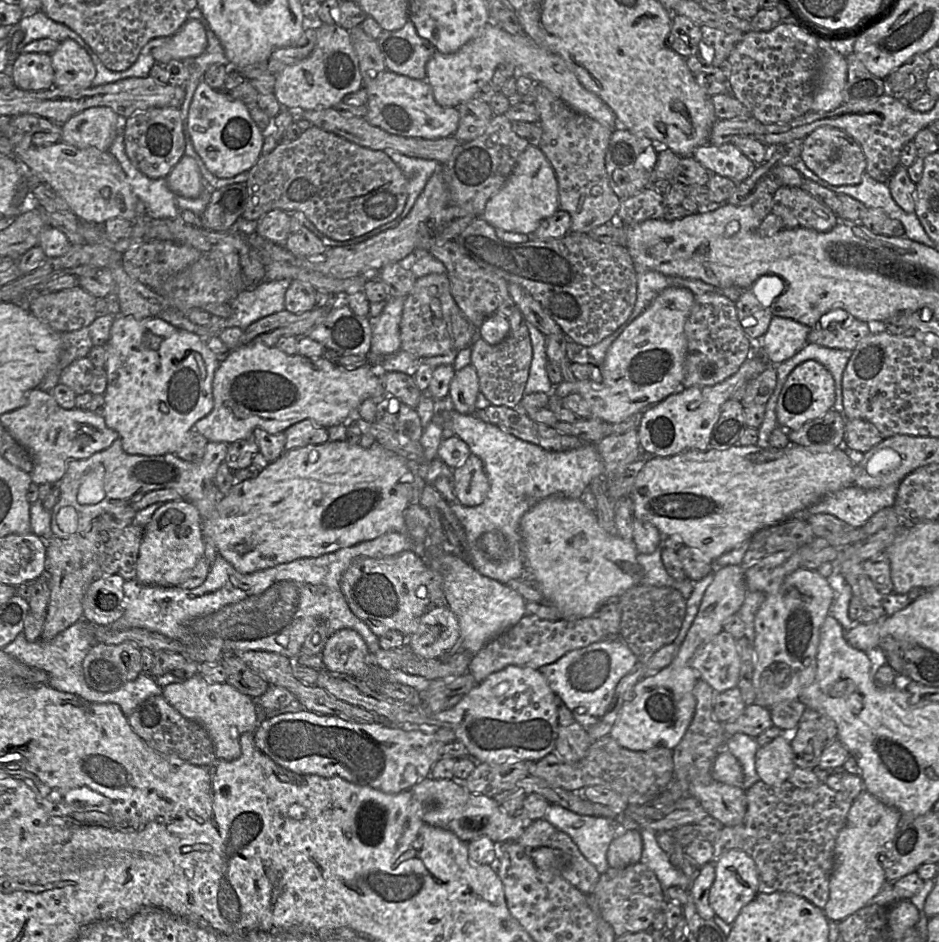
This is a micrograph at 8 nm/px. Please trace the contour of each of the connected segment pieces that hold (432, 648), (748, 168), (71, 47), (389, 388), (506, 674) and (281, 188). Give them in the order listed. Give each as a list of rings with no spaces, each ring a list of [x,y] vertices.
[[[448,607],[431,608],[420,619],[416,631],[407,637],[412,652],[424,659],[441,658],[461,648],[461,629]]]
[[[732,143],[700,146],[692,157],[710,174],[730,178],[737,184],[748,178],[756,168],[756,164]]]
[[[65,39],[51,54],[54,69],[54,86],[68,86],[76,89],[91,87],[96,75],[95,65],[76,41]]]
[[[381,372],[383,397],[394,397],[400,402],[416,409],[423,394],[417,387],[413,377],[402,372]]]
[[[509,665],[476,684],[452,708],[430,716],[427,729],[452,729],[475,762],[535,762],[554,752],[559,728],[555,696],[540,670]]]
[[[314,125],[294,141],[281,141],[269,154],[260,155],[248,170],[247,198],[241,217],[257,221],[265,213],[280,209],[300,211],[326,237],[336,241],[356,238],[378,228],[403,211],[407,179],[397,164],[381,150],[371,150]]]

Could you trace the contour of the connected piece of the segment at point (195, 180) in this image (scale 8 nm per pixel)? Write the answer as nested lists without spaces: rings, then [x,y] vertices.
[[[187,155],[181,157],[165,179],[168,189],[173,194],[187,198],[197,198],[206,182],[196,161]]]

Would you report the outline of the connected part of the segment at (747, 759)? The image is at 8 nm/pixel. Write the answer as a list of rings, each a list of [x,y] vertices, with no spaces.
[[[736,733],[726,741],[726,749],[740,762],[743,770],[741,788],[746,791],[760,778],[755,768],[755,755],[759,748],[755,738],[744,733]]]

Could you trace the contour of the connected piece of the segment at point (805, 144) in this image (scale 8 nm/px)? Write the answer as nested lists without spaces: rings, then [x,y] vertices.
[[[822,126],[801,142],[800,158],[820,179],[833,186],[857,185],[866,172],[866,157],[860,145],[844,131]]]

